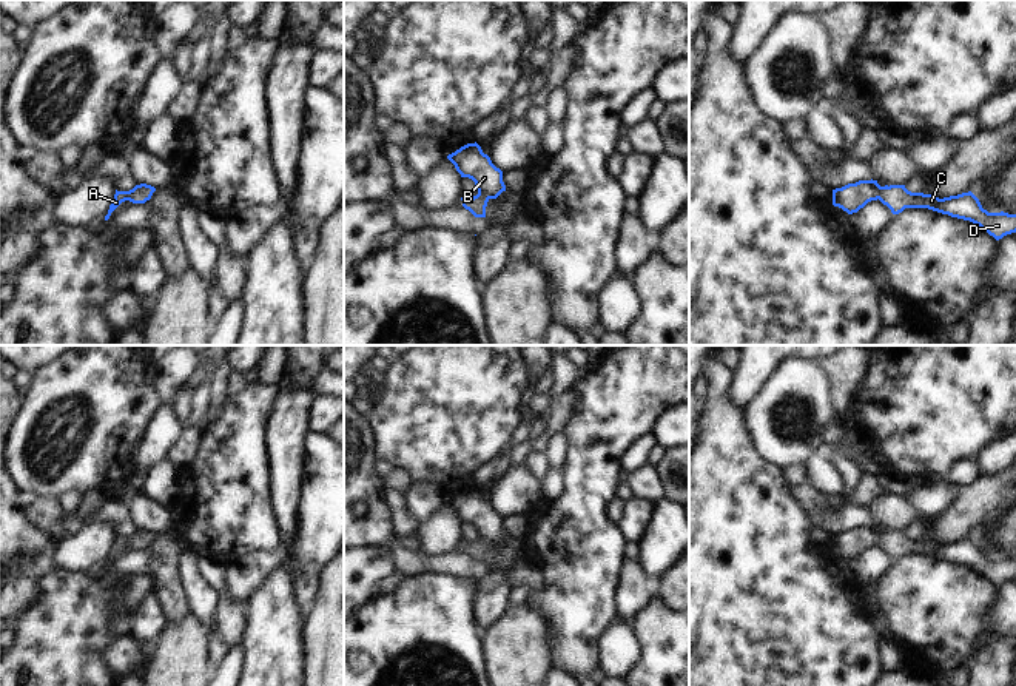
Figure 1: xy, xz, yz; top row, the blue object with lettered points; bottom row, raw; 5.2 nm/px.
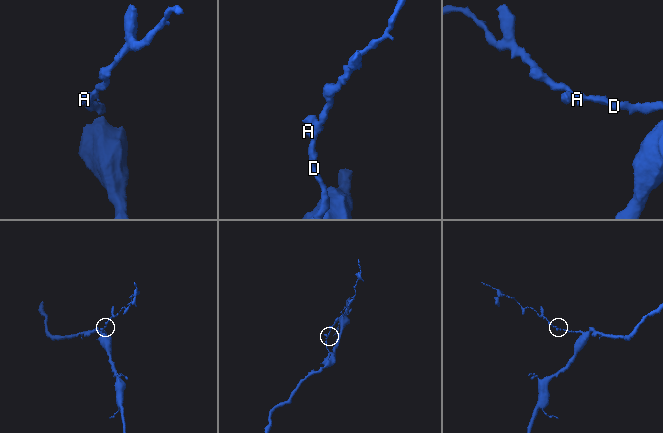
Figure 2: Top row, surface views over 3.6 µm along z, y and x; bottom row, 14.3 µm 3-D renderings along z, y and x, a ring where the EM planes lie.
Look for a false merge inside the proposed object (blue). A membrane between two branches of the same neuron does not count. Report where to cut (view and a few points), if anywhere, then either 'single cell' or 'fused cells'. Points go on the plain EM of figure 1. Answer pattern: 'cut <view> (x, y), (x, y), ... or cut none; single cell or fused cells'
cut none; single cell

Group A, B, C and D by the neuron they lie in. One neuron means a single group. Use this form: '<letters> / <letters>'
A B C D

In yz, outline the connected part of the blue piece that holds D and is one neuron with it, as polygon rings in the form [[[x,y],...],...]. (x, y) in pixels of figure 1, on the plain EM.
[[[859,526],[833,535],[833,550],[848,560],[857,558],[871,546],[880,546],[893,560],[905,553],[928,553],[951,563],[970,566],[985,575],[996,586],[1016,578],[1016,560],[988,558],[971,538],[939,544],[933,540],[911,538],[905,530],[880,532],[877,526]]]

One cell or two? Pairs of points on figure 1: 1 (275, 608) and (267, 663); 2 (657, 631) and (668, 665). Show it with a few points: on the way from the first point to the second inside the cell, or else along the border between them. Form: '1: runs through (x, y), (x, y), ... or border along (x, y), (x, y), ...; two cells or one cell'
1: runs through (273, 622), (272, 649); one cell
2: runs through (659, 638), (659, 648), (668, 657); one cell

